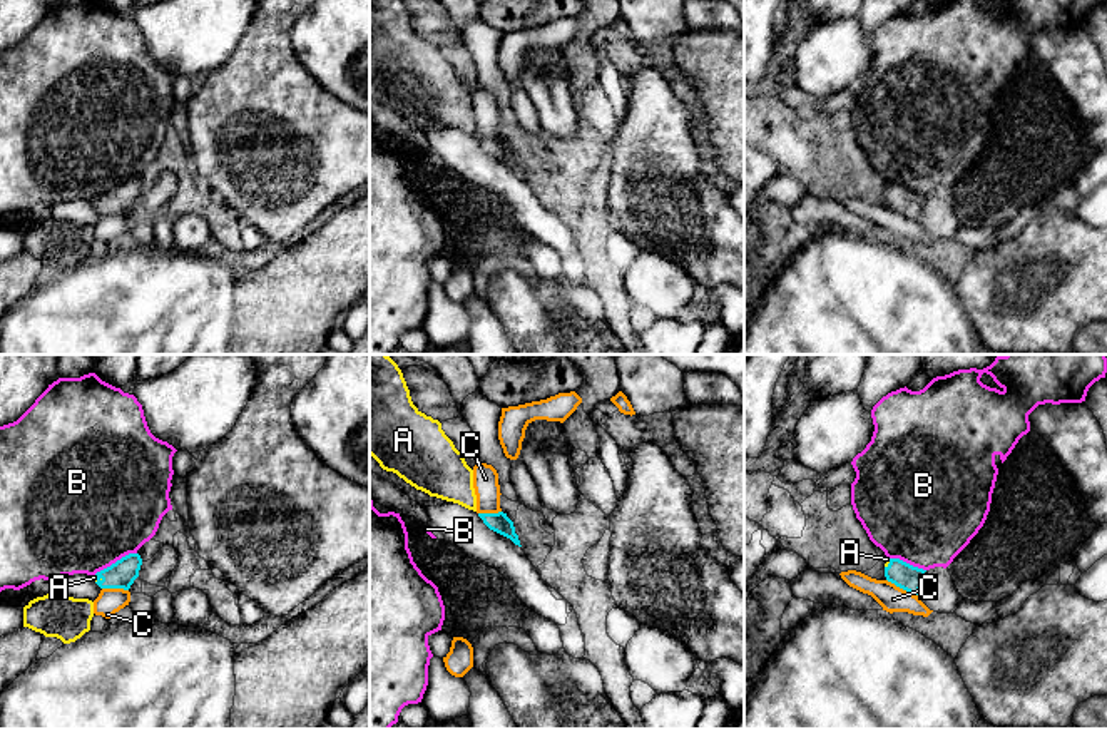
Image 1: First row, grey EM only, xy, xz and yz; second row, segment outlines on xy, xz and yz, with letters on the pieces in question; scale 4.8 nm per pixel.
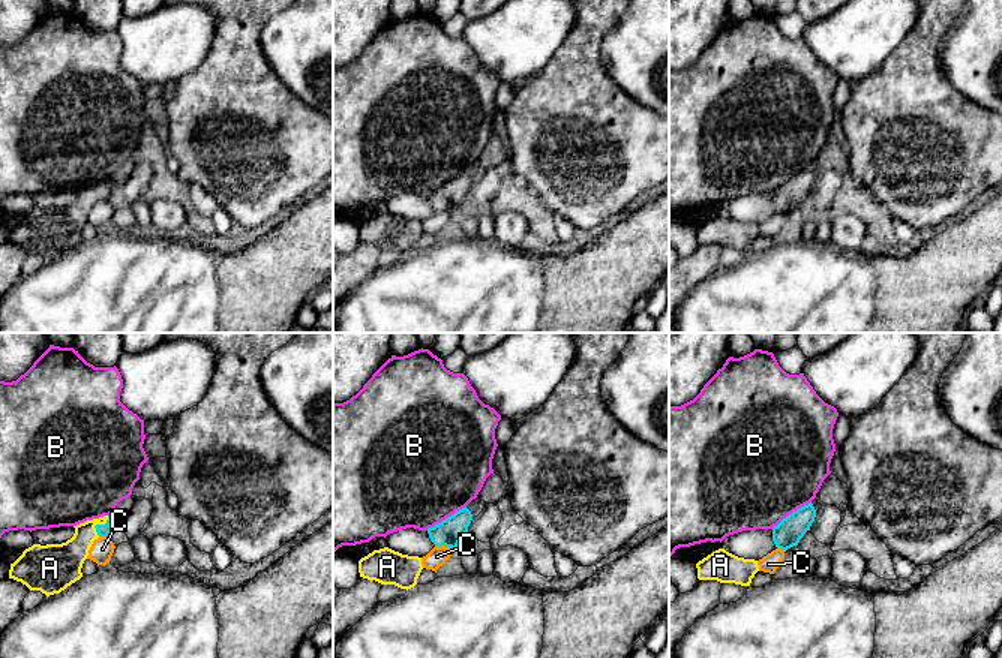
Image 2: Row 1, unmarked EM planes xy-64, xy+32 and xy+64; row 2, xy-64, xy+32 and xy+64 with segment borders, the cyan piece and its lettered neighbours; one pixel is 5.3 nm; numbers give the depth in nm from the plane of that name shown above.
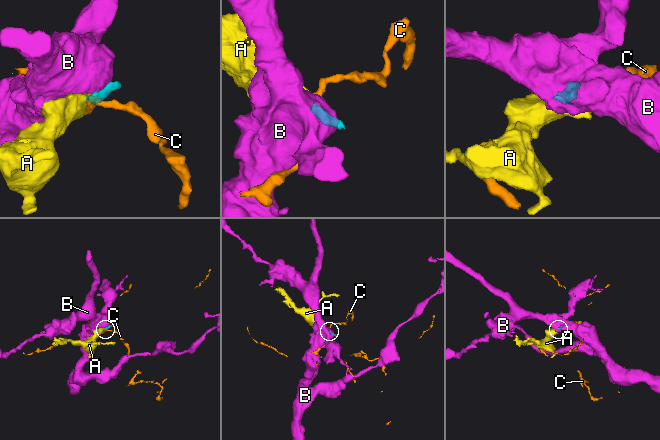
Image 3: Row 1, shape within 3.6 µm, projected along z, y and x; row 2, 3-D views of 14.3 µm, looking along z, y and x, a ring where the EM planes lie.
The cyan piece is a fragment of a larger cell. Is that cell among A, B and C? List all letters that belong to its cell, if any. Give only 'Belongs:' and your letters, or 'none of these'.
Belongs: A

